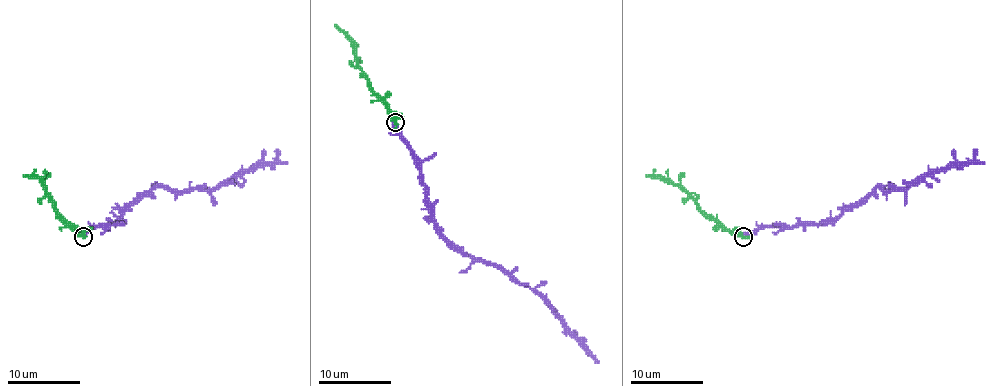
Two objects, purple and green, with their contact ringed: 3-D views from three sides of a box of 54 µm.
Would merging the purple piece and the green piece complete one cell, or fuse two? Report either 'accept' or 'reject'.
accept

